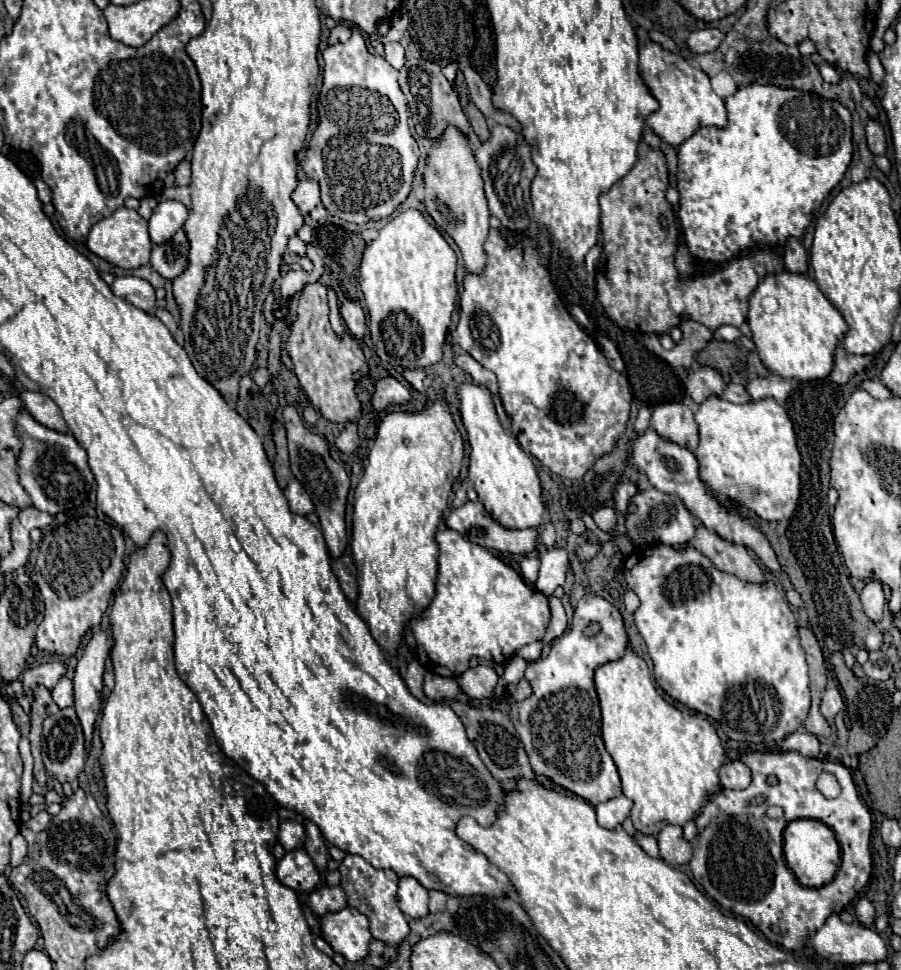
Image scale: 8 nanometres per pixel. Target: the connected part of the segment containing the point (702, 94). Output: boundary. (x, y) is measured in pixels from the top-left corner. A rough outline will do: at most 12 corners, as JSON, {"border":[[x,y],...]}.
{"border":[[657,42],[639,50],[659,102],[647,116],[679,146],[701,124],[725,126],[725,104],[701,68]]}

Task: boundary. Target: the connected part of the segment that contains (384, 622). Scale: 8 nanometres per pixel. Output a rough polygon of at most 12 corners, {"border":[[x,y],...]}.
{"border":[[449,402],[389,412],[355,490],[357,612],[397,654],[431,602],[463,452]]}

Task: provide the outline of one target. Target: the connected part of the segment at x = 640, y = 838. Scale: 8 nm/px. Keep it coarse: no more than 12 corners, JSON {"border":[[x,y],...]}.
{"border":[[641,833],[634,840],[651,857],[658,858],[658,843],[654,836]]}

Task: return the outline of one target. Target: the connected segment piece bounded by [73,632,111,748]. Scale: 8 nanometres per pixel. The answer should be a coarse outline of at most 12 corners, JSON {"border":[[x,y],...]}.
{"border":[[93,634],[77,662],[75,710],[91,746],[101,710],[103,666],[111,650]]}

